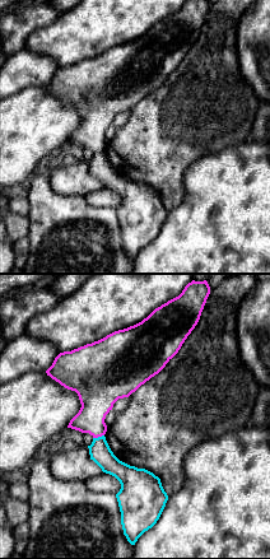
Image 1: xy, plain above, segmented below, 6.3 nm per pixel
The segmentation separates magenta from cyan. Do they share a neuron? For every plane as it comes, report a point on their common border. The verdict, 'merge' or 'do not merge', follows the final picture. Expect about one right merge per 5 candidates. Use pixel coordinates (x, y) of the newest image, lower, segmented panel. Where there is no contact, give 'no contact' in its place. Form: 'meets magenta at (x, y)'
meets magenta at (98, 436)

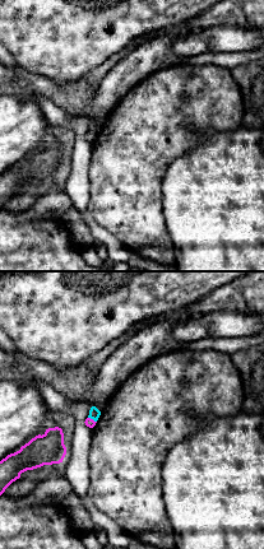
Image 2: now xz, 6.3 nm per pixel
meets magenta at (92, 419)

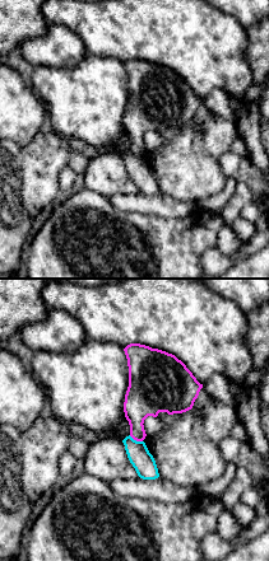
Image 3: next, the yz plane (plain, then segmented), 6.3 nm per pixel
meets magenta at (135, 439)

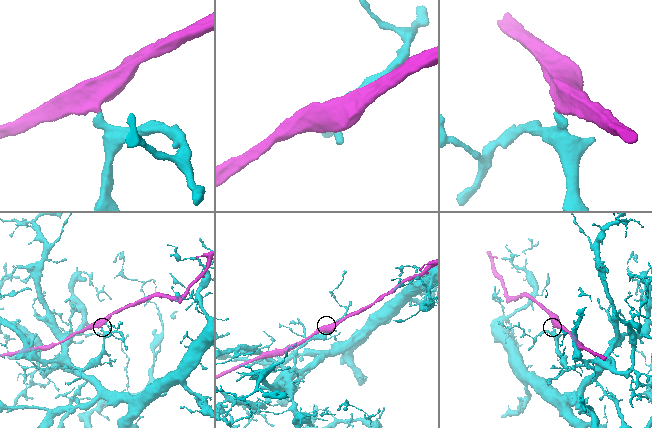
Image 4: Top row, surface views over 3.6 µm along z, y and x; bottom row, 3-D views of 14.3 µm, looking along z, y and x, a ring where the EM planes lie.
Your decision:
do not merge

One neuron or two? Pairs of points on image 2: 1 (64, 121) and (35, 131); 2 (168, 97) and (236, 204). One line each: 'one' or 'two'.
1: two
2: two

